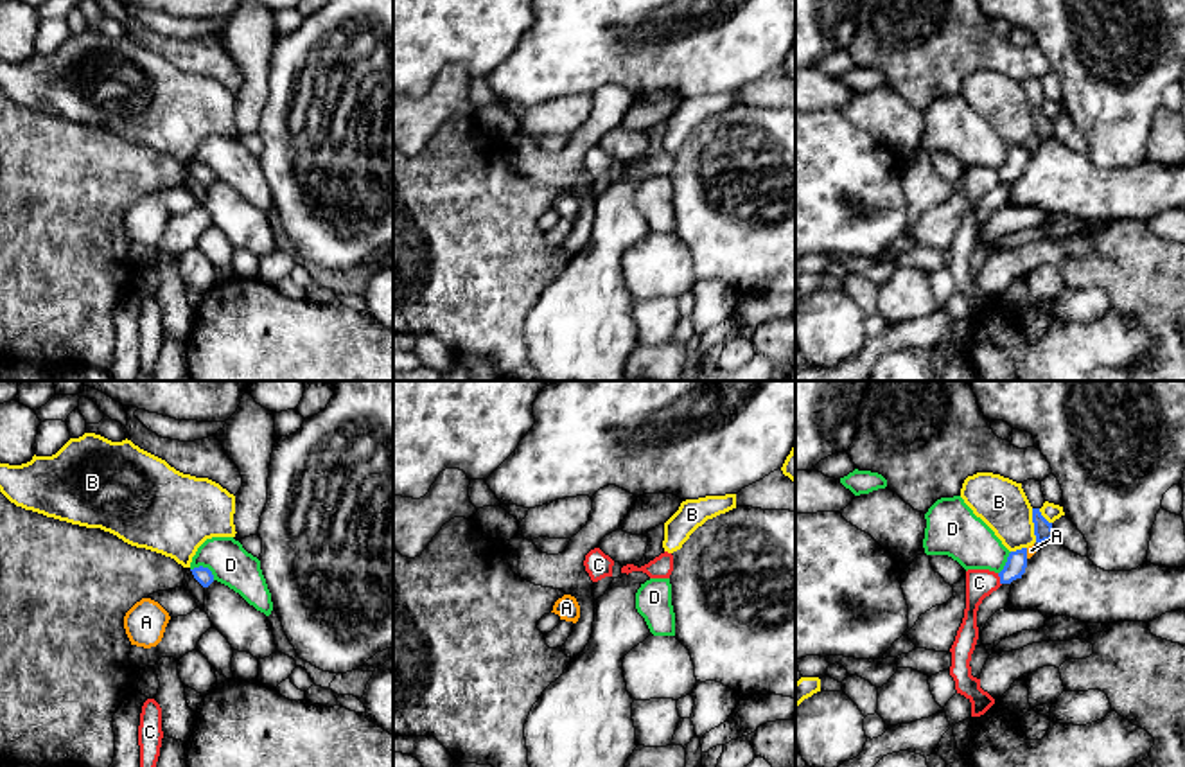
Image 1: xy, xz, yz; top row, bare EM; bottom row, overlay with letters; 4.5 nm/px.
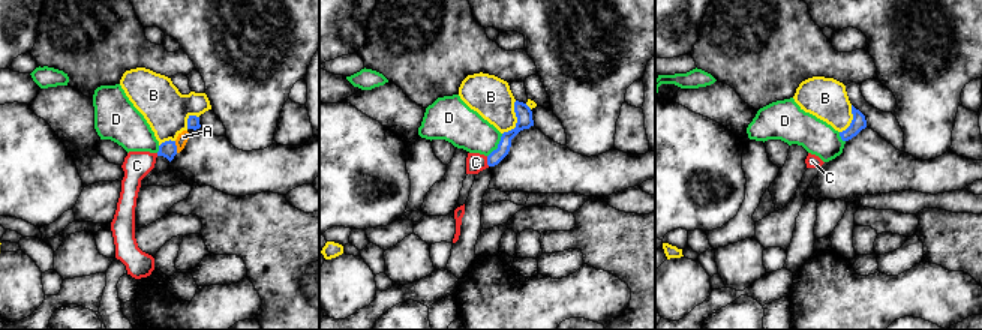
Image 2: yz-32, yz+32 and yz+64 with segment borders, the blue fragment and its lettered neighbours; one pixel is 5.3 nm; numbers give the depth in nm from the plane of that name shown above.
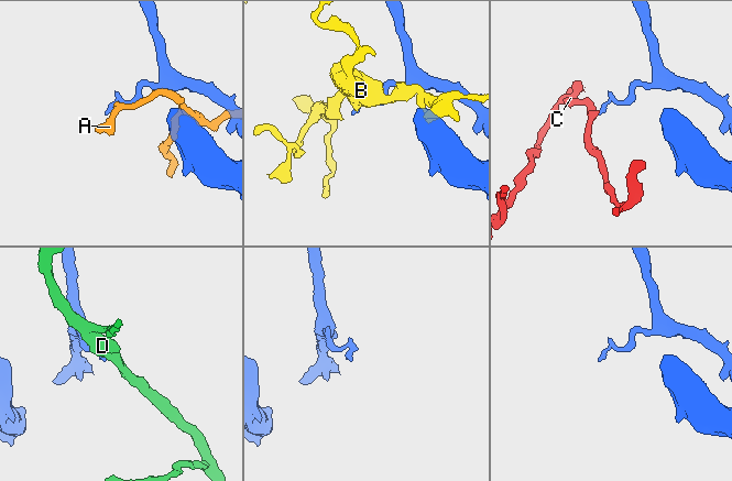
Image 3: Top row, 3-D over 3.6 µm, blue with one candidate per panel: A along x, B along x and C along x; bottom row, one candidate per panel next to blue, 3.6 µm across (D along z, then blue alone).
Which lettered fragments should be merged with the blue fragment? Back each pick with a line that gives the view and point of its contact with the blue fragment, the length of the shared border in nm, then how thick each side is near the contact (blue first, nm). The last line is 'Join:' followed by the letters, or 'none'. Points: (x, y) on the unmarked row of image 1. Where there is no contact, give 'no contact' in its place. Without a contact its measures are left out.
Join: none

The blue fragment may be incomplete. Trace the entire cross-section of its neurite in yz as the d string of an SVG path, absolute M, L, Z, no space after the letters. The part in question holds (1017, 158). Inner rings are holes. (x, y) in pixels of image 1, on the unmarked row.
M1027 145L1011 149L1004 167L998 171L1000 181L1011 181L1016 176L1022 176L1027 165Z

